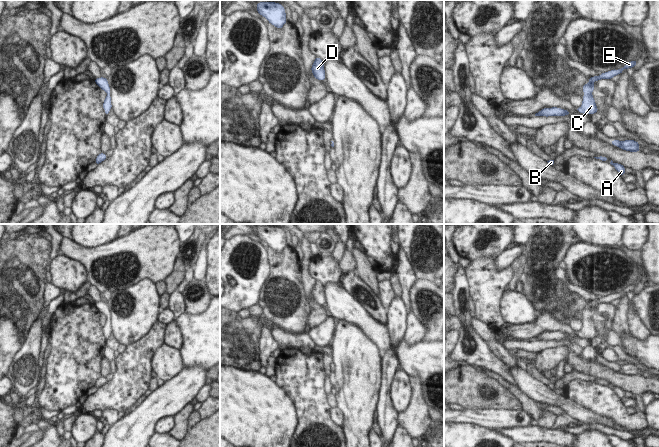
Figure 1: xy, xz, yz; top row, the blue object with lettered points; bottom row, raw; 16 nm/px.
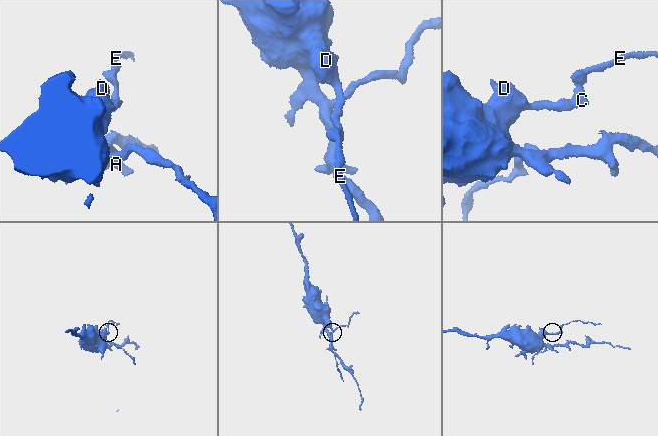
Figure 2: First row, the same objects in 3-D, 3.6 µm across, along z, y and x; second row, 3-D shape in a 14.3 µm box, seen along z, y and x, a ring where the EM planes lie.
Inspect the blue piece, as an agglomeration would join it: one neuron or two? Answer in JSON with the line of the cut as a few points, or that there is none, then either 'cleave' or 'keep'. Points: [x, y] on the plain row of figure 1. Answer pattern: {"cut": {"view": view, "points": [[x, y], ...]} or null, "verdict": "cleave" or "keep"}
{"cut": null, "verdict": "keep"}

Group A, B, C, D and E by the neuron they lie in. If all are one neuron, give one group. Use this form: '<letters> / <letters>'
A B C D E

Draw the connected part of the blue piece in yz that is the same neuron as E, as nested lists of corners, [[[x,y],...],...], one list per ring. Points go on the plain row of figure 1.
[[[636,284],[630,285],[621,293],[618,293],[618,294],[613,293],[608,296],[601,297],[599,300],[590,301],[589,306],[582,311],[582,314],[585,317],[585,319],[582,321],[583,323],[582,330],[579,332],[576,332],[576,334],[582,338],[591,338],[591,339],[598,336],[595,323],[593,322],[593,319],[592,319],[592,316],[594,315],[593,307],[601,303],[612,303],[614,300],[621,298],[624,293],[635,291],[636,288],[637,288]]]

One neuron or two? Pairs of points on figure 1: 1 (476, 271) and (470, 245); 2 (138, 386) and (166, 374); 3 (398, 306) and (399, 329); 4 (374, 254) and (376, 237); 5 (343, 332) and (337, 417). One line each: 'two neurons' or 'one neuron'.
1: two neurons
2: two neurons
3: one neuron
4: one neuron
5: two neurons

